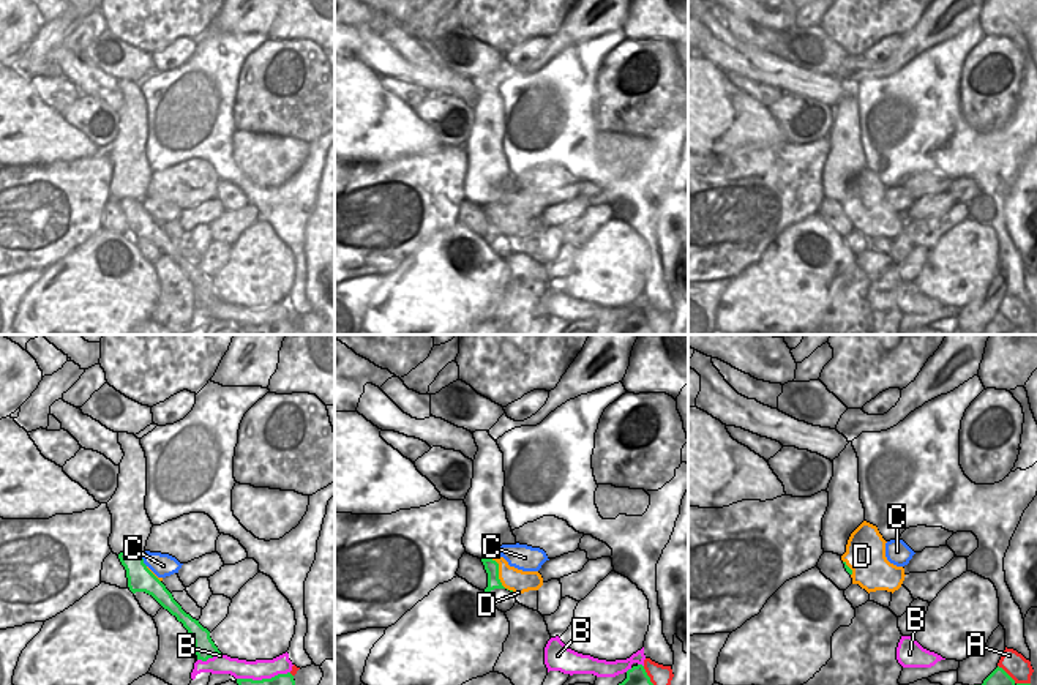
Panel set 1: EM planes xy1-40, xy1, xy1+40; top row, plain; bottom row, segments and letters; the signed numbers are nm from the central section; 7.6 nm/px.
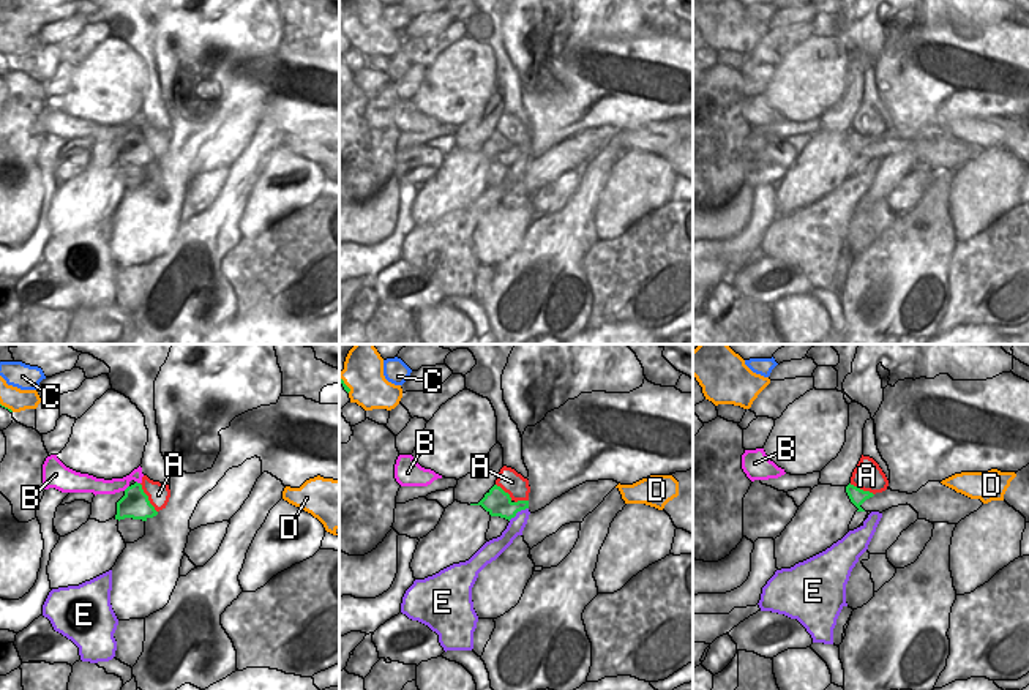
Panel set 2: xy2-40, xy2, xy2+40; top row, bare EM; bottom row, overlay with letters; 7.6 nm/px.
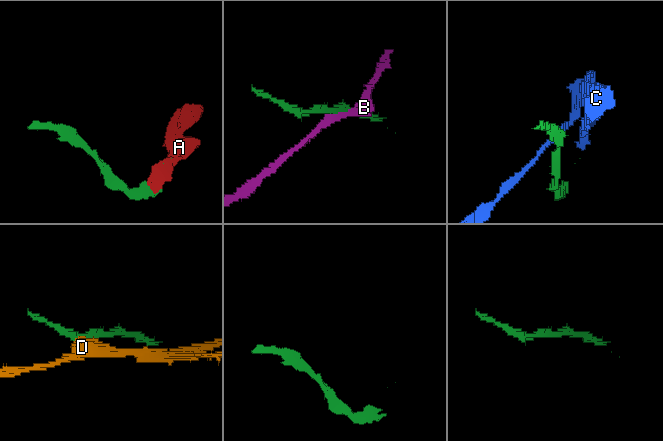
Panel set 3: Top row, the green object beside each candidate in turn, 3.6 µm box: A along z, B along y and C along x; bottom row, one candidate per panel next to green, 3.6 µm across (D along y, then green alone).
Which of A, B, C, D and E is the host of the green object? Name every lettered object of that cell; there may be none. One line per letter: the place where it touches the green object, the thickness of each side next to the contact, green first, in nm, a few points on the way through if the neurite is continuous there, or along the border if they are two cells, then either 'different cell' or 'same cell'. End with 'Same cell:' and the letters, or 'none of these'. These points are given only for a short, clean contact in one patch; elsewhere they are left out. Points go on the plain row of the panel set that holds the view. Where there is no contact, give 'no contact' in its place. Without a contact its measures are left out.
A: contact xy2-40 (147, 144); calibres 220 and 170 nm; same cell
B: contact xy1-40 (209, 303); calibres 150 and 150 nm; different cell
C: contact xy1-40 (142, 207); calibres 190 and 170 nm; border xy1-40 (141, 202), (147, 212); different cell
D: contact xy1 (497, 224); calibres 110 and 170 nm; border xy1 (491, 204), (497, 210), (499, 228), (515, 239); different cell
E: contact xy2 (518, 157); calibres 200 and 130 nm; border xy2 (527, 153), (508, 166); different cell
Same cell: A

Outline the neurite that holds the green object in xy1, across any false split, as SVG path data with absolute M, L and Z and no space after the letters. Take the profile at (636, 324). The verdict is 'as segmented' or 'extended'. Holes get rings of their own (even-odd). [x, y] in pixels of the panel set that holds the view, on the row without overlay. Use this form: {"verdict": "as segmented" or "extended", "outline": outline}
{"verdict": "extended", "outline": "M646 305L642 311L627 317L627 325L619 330L619 335L669 335L672 324L671 313Z"}

